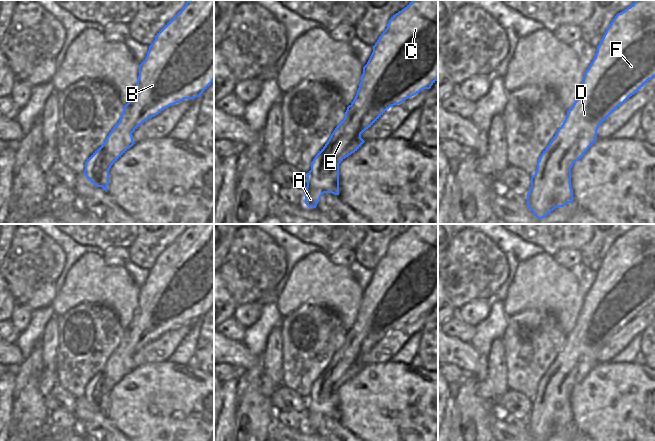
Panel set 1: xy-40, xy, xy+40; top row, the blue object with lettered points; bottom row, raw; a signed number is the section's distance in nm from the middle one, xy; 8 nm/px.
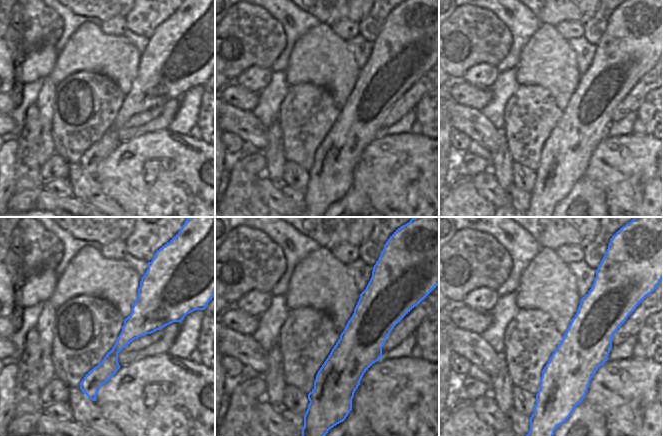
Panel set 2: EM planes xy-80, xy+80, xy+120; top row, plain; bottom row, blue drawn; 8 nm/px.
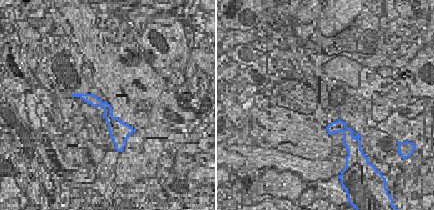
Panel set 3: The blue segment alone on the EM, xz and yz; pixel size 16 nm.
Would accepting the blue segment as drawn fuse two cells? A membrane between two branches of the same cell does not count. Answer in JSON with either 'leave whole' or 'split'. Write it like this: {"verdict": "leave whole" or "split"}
{"verdict": "leave whole"}

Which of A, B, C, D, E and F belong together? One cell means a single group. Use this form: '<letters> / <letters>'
A B C D E F

